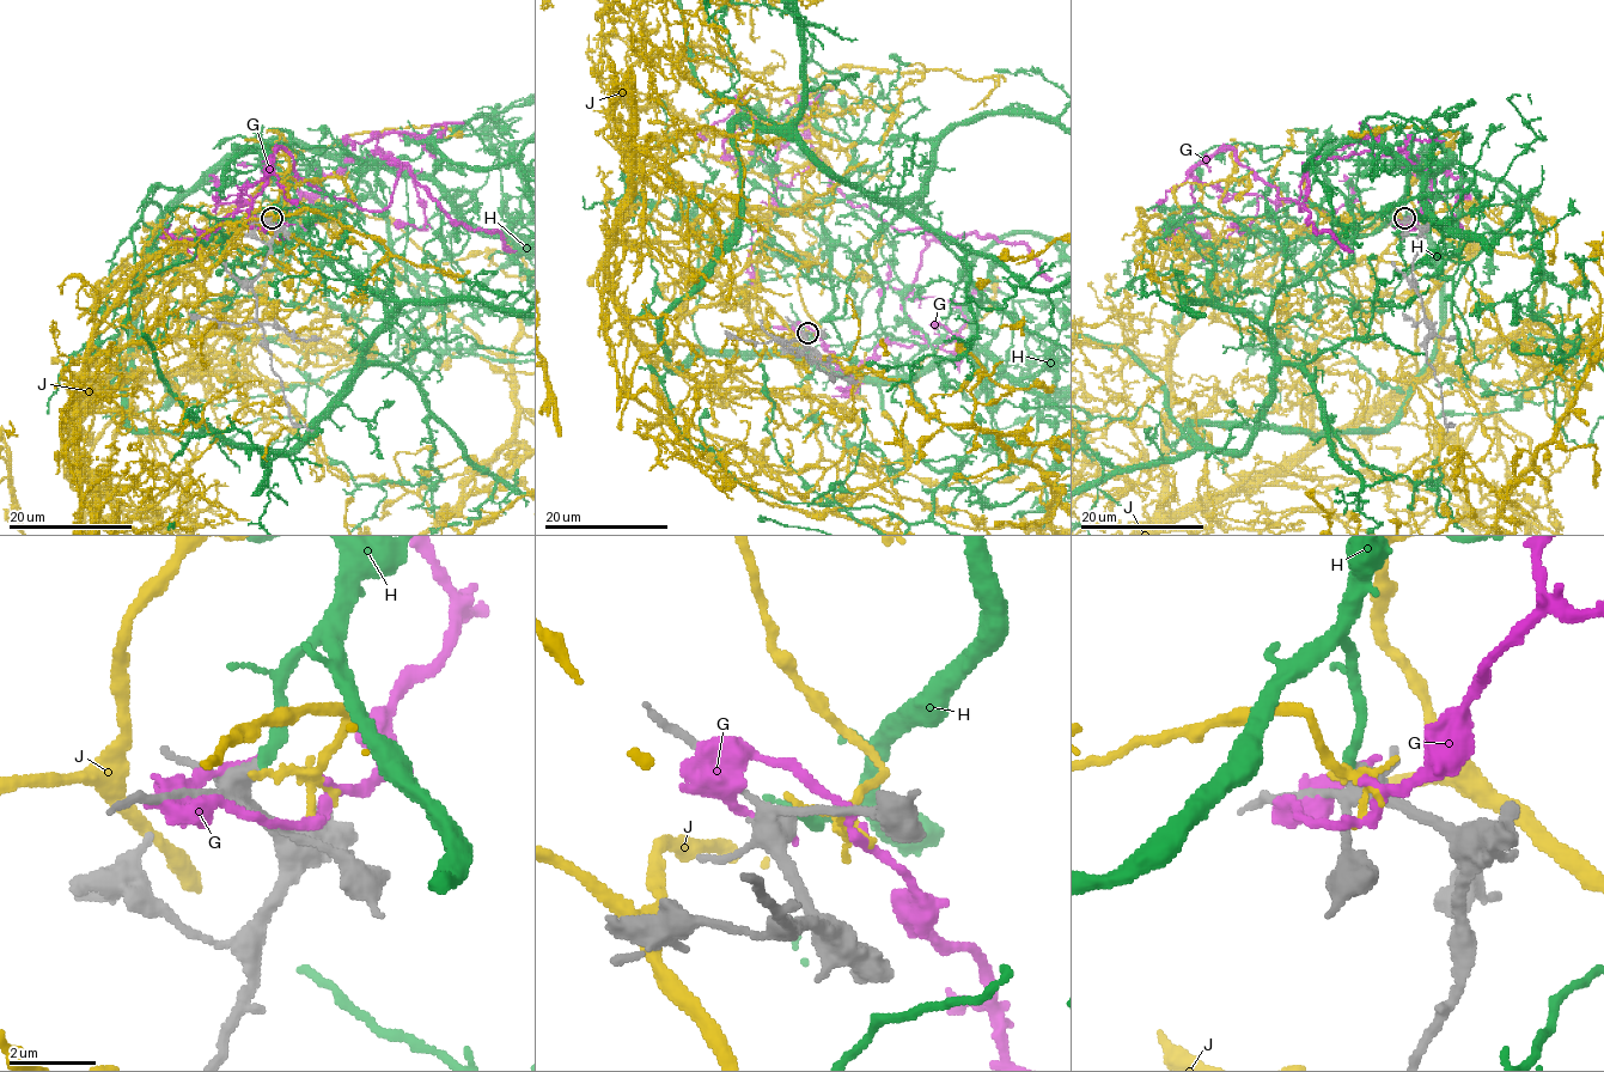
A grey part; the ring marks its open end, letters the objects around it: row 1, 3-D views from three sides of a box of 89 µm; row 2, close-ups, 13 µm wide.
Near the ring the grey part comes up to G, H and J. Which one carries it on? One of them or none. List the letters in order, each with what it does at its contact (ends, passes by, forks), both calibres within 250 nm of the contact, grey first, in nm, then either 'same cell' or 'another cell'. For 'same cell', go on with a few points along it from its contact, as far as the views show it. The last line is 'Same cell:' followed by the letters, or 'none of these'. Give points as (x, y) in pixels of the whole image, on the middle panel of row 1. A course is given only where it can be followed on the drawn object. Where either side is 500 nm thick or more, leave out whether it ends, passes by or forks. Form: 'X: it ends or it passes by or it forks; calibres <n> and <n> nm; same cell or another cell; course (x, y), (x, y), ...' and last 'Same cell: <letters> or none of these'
G: it ends; calibres 400 and 200 nm; another cell
H: it ends; calibres 360 and 240 nm; same cell
J: it ends; calibres 360 and 200 nm; another cell
Same cell: H

